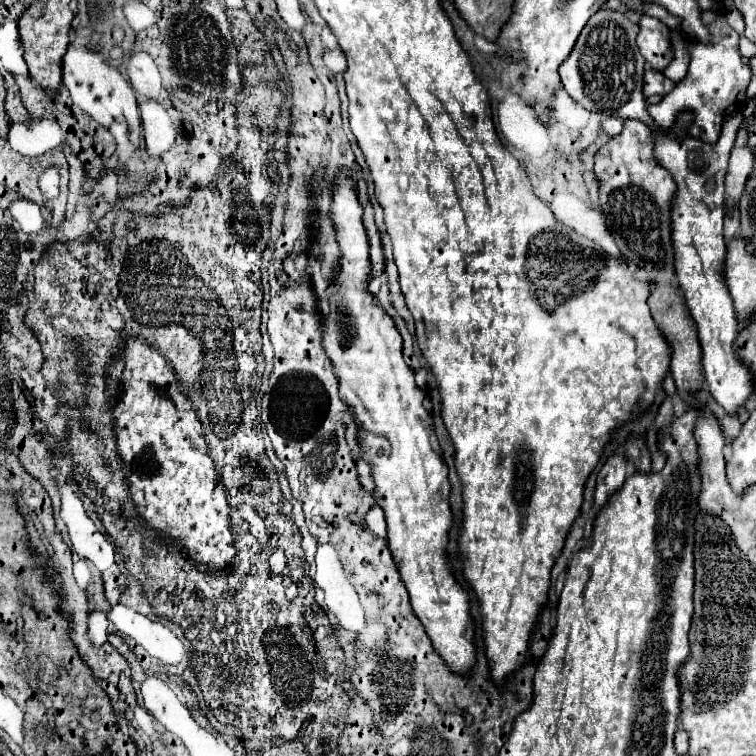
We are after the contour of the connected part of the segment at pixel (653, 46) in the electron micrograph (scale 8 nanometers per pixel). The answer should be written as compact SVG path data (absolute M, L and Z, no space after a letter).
M640 15L638 29L640 31L638 31L636 43L640 47L640 53L652 65L652 69L664 71L672 61L670 29L660 19L650 15Z

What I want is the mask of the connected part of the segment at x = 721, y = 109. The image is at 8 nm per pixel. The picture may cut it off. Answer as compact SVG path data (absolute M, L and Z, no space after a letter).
M718 19L708 27L712 33L710 45L702 45L698 41L690 43L690 67L686 77L676 83L674 91L670 91L660 103L648 105L648 113L660 129L670 131L680 111L692 111L694 121L688 129L688 135L704 143L716 143L724 115L744 109L746 87L750 83L752 69L750 63L738 51L738 33L728 23Z

